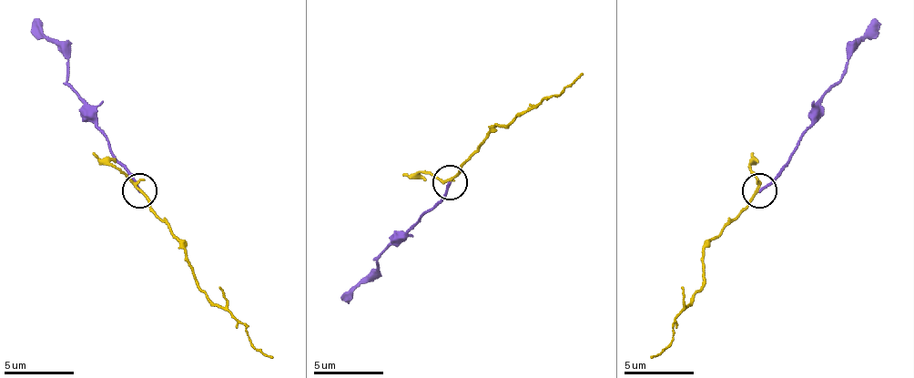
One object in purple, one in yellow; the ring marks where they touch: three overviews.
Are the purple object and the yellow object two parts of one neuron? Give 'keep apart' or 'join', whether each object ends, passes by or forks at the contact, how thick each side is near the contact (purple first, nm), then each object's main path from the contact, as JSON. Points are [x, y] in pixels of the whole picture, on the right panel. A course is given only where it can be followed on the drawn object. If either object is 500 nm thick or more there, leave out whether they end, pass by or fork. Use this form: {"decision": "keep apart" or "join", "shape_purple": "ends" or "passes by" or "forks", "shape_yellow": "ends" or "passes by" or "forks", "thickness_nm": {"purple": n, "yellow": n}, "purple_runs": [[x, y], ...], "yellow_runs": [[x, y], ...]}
{"decision": "keep apart", "shape_purple": "ends", "shape_yellow": "passes by", "thickness_nm": {"purple": 170, "yellow": 190}, "purple_runs": [[760, 189], [795, 151], [813, 120], [813, 110], [844, 72], [847, 51], [878, 19]], "yellow_runs": [[756, 189], [705, 249], [701, 287], [674, 325], [670, 342], [653, 357]]}

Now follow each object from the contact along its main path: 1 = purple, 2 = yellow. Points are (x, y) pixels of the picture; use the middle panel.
1: (449, 183), (421, 218), (379, 256), (379, 266), (372, 270), (344, 301)
2: (449, 179), (493, 127), (508, 124), (583, 76)

